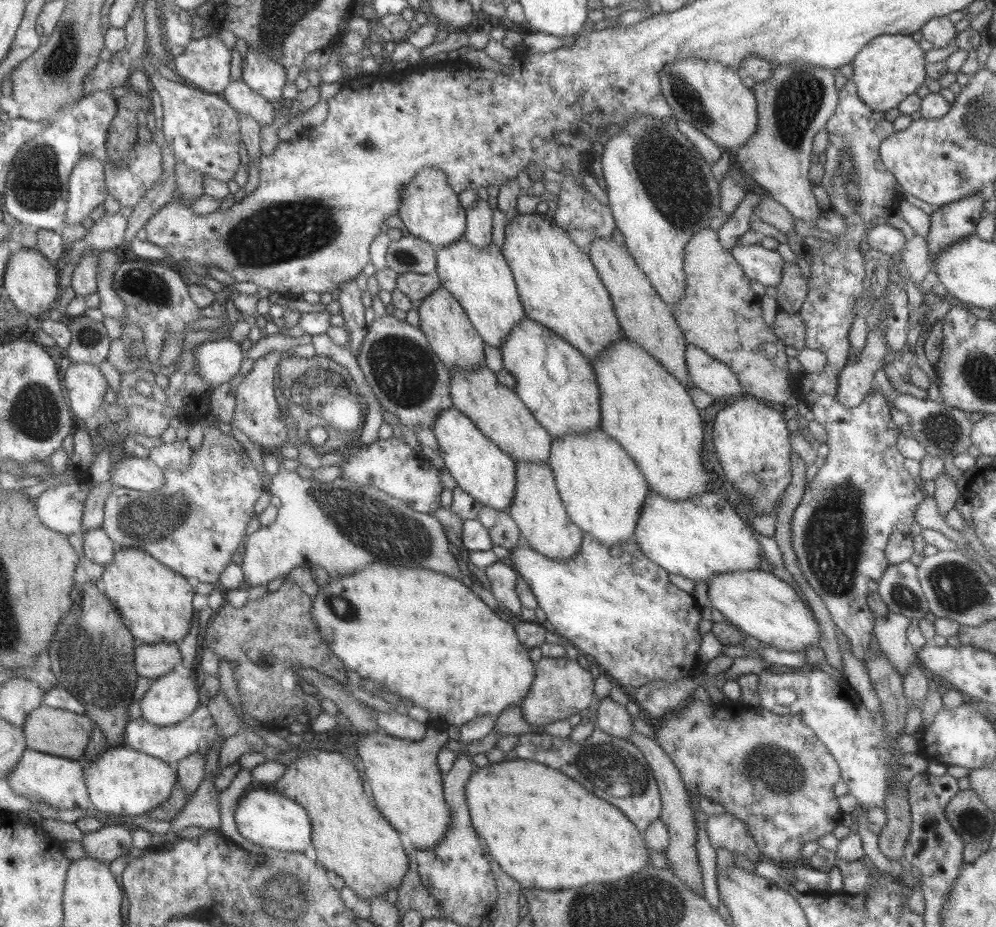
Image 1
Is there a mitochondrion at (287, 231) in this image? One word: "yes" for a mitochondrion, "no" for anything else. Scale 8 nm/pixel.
yes

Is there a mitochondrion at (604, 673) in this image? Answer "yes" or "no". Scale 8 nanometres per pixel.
no

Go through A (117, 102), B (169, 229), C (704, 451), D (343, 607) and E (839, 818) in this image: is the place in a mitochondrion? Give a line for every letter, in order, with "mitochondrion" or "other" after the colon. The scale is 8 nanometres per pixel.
A: other
B: other
C: other
D: mitochondrion
E: other

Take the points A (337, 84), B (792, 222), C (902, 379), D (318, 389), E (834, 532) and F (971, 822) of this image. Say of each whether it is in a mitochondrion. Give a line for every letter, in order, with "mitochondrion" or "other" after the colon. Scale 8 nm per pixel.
A: other
B: other
C: other
D: mitochondrion
E: mitochondrion
F: mitochondrion

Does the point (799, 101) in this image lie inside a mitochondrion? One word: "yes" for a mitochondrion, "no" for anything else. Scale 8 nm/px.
yes

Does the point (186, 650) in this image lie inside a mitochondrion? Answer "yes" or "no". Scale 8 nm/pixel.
no

